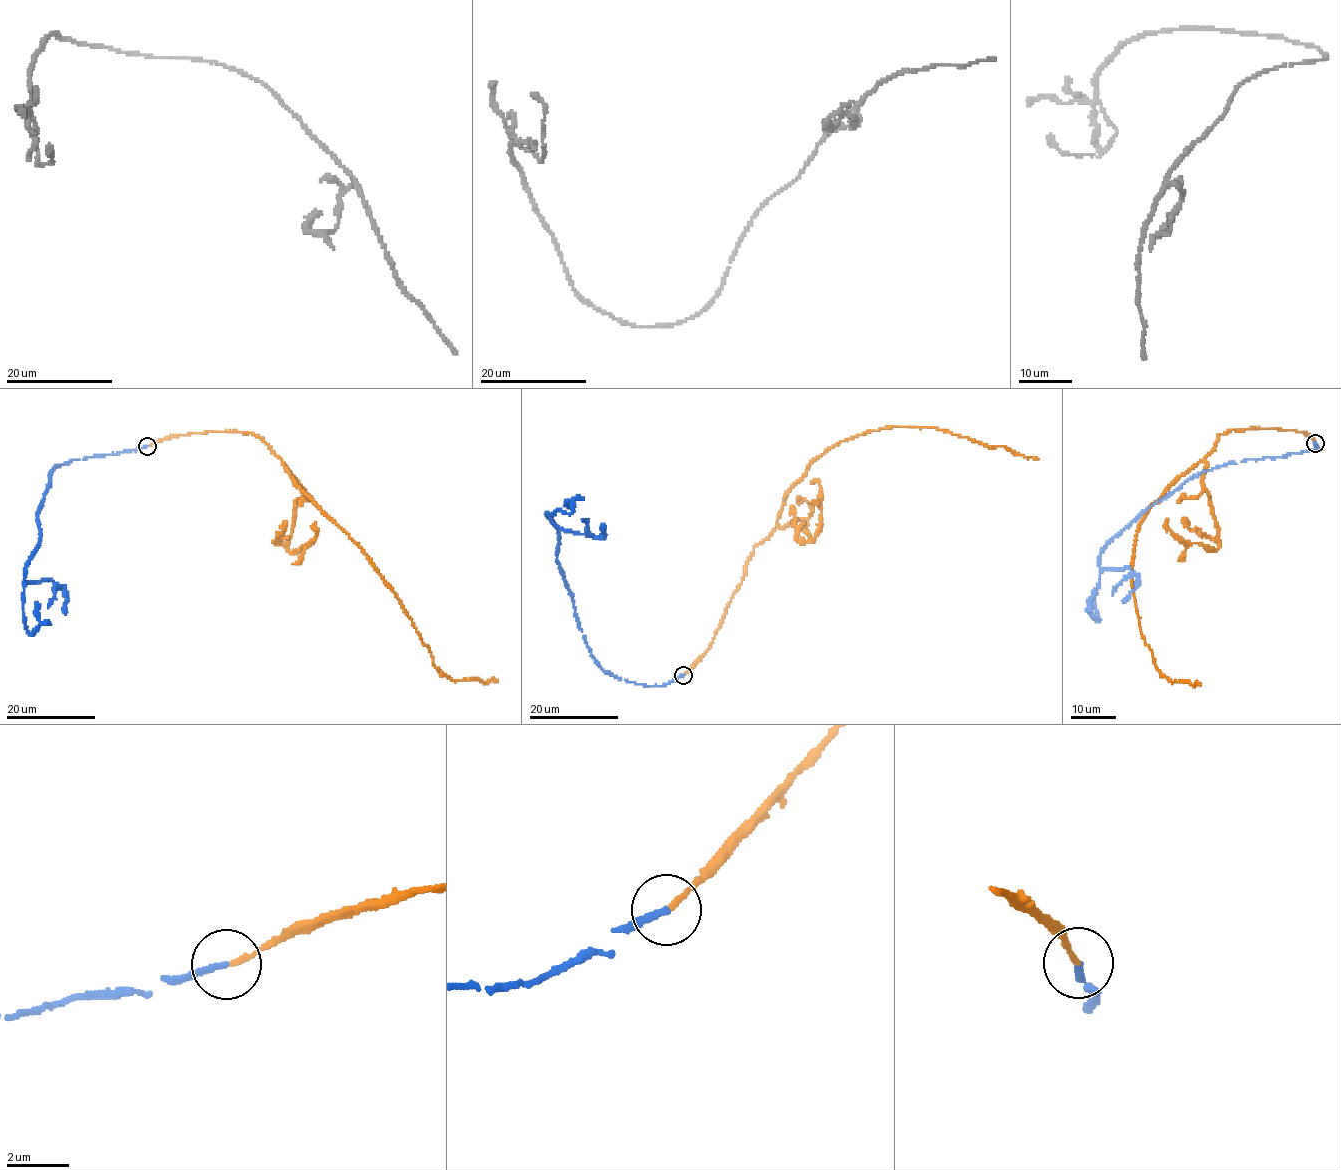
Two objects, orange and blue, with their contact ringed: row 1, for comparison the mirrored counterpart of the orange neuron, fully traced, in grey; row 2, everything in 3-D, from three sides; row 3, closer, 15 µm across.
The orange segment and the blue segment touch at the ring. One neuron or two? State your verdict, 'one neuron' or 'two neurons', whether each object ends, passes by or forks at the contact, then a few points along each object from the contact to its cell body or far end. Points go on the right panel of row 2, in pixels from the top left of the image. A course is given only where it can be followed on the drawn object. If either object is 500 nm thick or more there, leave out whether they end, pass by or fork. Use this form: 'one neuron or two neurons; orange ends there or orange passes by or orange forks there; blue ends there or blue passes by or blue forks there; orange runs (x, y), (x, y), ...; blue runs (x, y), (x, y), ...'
one neuron; orange ends there; blue ends there; orange runs (1316, 442), (1296, 430), (1226, 431), (1169, 484), (1136, 532), (1132, 586), (1142, 636), (1171, 682), (1201, 684); blue runs (1315, 442), (1318, 448), (1199, 473), (1150, 505), (1100, 556), (1094, 599), (1099, 619), (1089, 610), (1095, 589)

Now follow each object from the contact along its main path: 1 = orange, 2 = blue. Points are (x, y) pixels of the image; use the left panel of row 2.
1: (147, 446), (188, 433), (255, 434), (278, 456), (298, 487), (371, 562), (442, 674), (452, 681), (498, 681)
2: (146, 446), (50, 472), (40, 541), (25, 570), (30, 632), (36, 602)

